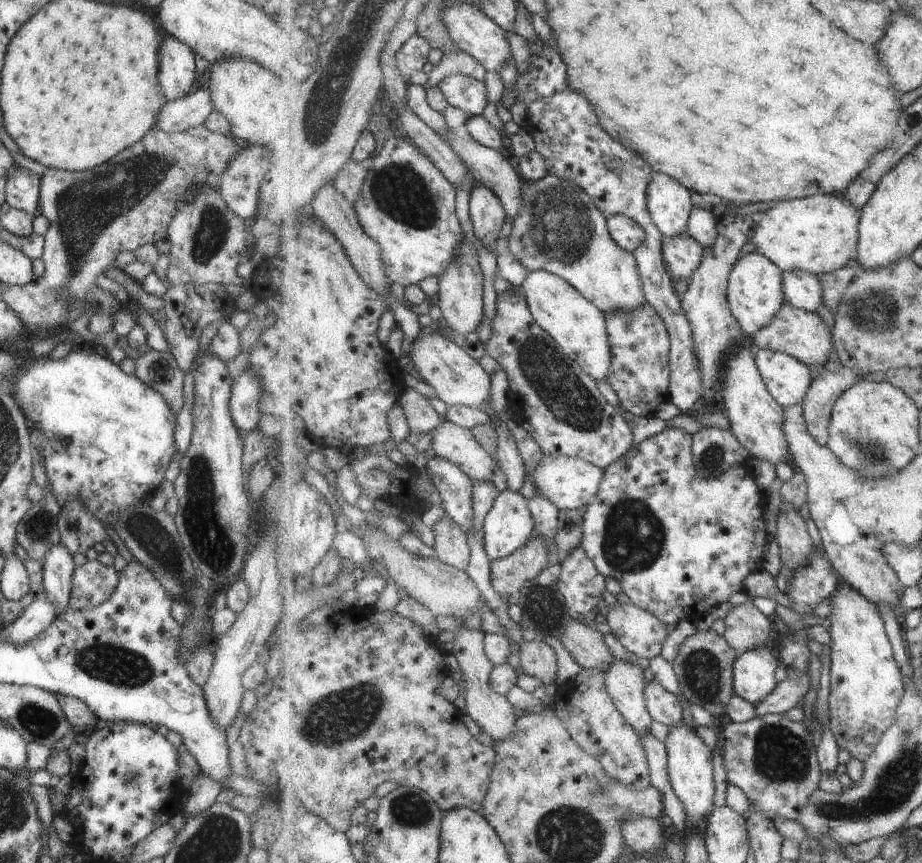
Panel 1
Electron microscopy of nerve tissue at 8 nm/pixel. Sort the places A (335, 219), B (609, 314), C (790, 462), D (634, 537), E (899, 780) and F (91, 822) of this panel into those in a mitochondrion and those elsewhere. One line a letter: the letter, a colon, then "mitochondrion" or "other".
A: other
B: other
C: other
D: mitochondrion
E: mitochondrion
F: other

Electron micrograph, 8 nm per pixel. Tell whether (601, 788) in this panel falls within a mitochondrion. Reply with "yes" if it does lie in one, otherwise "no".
yes

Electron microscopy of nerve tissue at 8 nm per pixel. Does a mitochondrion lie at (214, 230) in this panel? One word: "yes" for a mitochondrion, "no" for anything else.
yes

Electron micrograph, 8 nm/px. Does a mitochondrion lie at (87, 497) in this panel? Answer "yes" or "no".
no

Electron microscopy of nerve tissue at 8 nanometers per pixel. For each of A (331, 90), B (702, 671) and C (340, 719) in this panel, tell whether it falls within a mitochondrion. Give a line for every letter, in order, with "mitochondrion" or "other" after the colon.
A: mitochondrion
B: mitochondrion
C: mitochondrion

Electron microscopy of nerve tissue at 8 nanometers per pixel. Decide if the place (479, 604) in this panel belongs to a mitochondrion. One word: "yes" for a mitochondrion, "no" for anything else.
no

